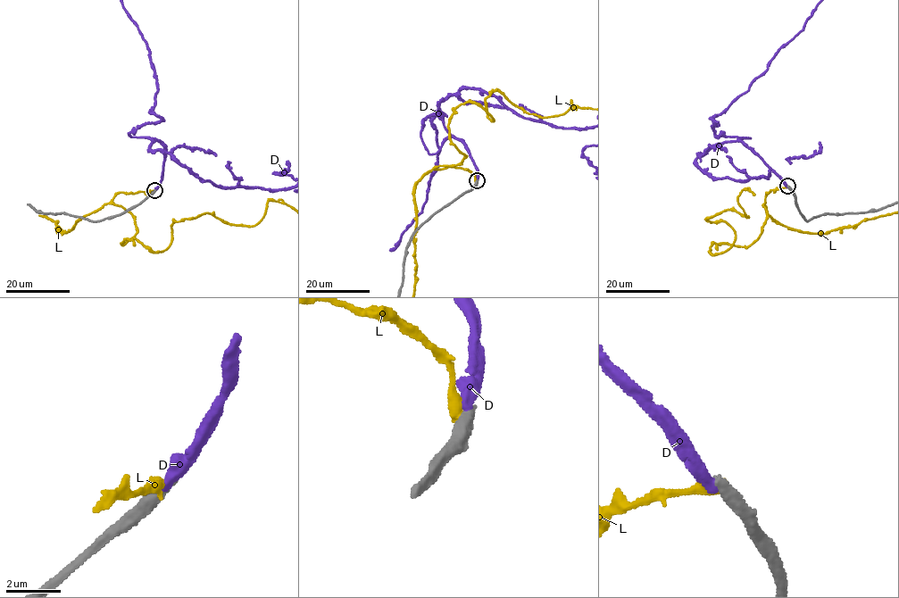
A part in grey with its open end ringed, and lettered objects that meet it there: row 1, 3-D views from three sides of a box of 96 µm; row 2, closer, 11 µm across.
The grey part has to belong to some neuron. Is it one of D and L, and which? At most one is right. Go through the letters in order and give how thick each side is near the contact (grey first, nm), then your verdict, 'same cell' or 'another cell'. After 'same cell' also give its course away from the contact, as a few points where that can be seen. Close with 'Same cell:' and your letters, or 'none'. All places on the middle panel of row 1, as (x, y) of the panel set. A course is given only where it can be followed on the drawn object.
D: 480 nm thick on the grey side, 400 nm on the other; another cell
L: 550 nm thick on the grey side, 480 nm on the other; another cell
Same cell: none

